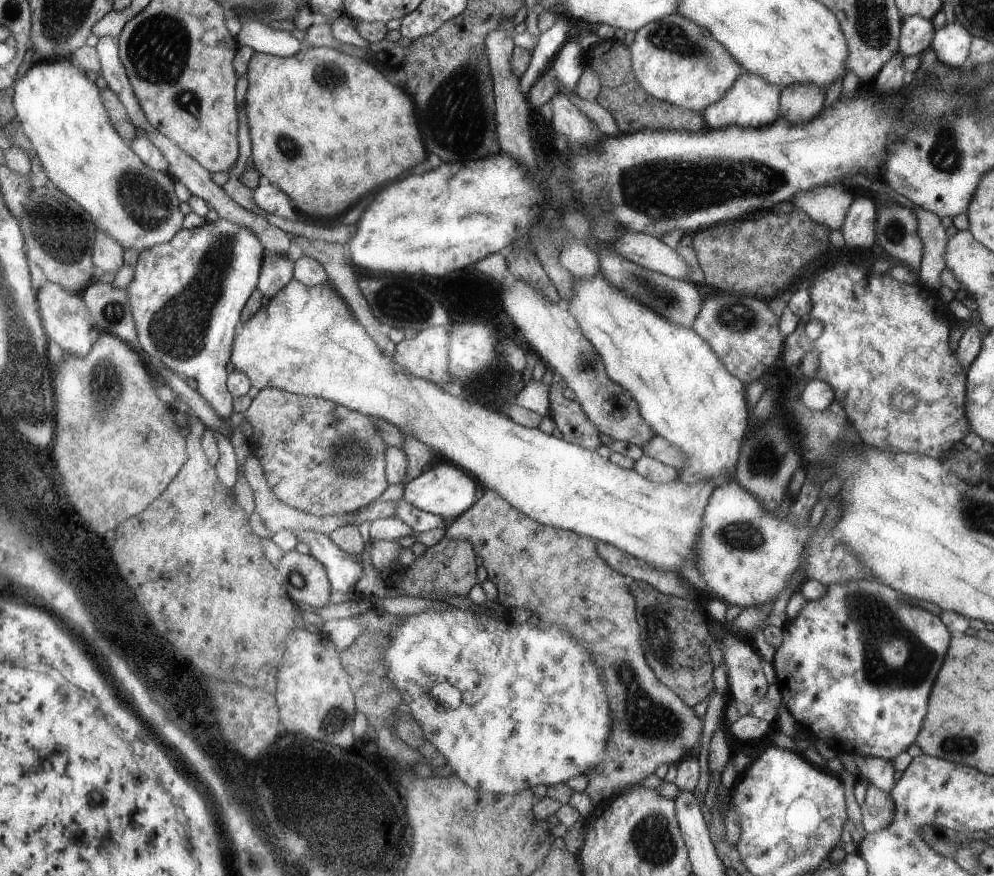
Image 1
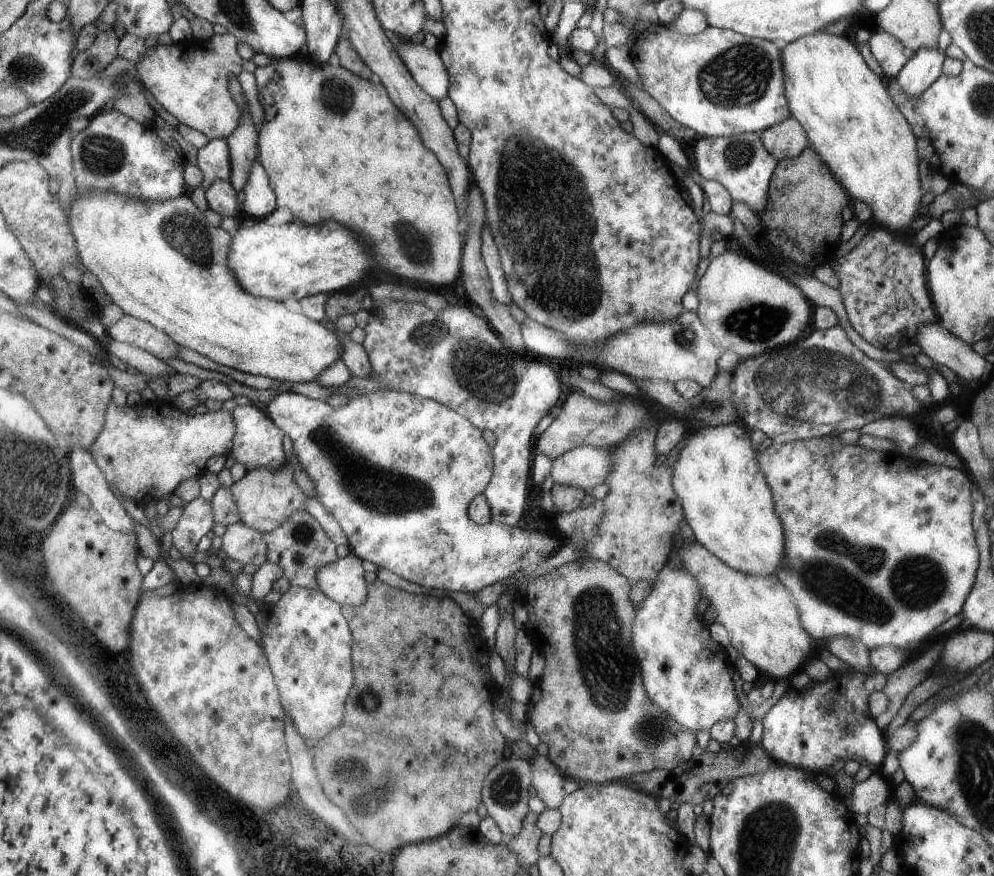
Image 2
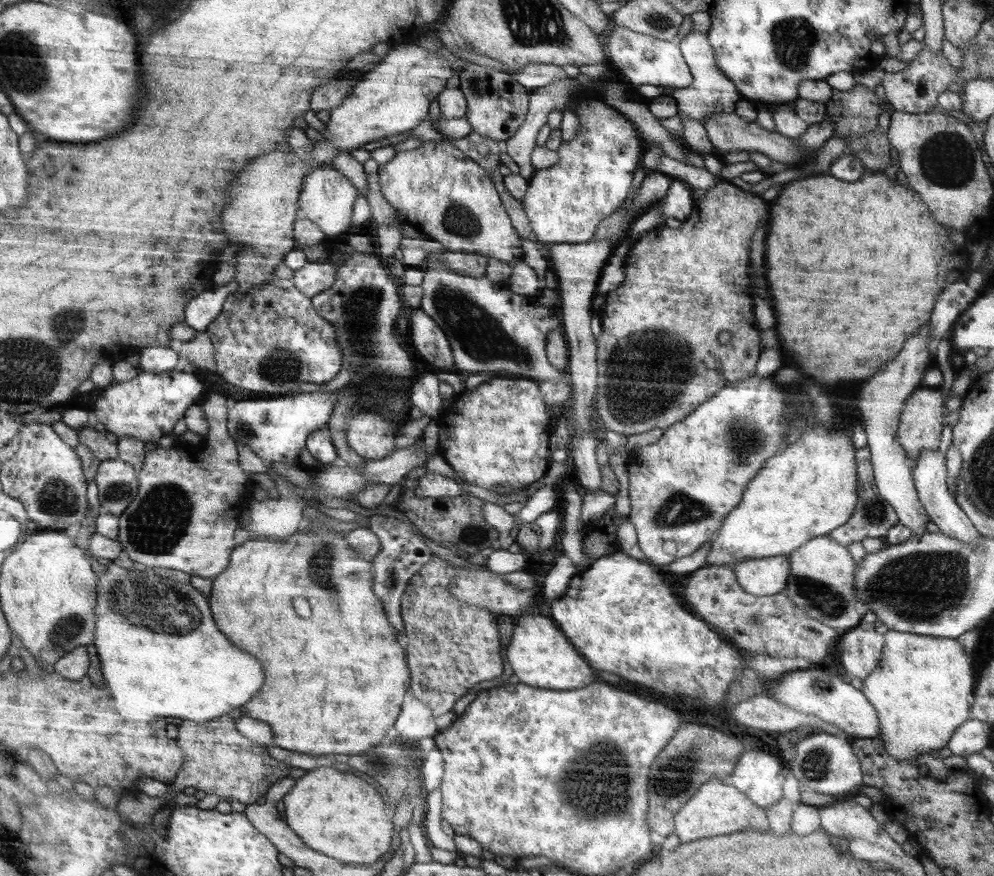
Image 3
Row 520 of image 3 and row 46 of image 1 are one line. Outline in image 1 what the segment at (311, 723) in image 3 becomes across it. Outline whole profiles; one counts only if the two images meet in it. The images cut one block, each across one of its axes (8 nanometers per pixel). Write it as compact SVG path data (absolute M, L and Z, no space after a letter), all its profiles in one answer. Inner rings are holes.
M304 46L289 57L254 53L248 62L246 76L249 83L245 115L251 133L253 166L262 181L285 191L297 202L299 210L312 218L346 216L342 212L356 204L364 194L400 178L426 158L418 124L414 122L416 114L412 100L398 88L398 84L390 84L364 58L330 47Z

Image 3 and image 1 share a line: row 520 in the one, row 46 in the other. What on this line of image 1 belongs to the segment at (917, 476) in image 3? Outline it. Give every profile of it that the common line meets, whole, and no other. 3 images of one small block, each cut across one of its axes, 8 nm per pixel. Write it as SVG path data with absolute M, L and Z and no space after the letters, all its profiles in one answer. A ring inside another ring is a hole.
M955 20L934 31L930 48L943 65L955 69L968 63L973 38L970 31Z

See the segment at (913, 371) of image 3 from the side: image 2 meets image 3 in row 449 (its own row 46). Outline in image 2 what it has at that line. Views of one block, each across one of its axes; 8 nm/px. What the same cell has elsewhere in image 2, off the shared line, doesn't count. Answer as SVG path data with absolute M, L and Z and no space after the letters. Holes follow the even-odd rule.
M874 28L867 43L874 58L877 59L880 68L888 78L895 78L914 54L912 50L907 50L906 46L896 36L876 28Z

